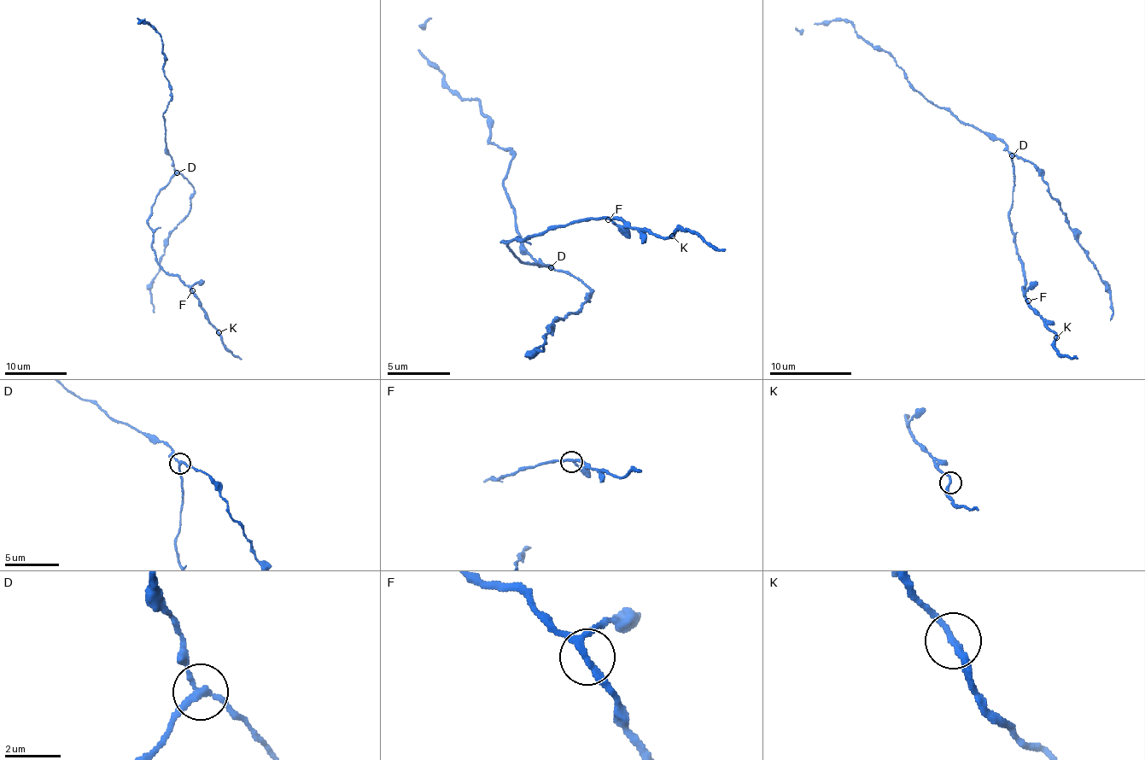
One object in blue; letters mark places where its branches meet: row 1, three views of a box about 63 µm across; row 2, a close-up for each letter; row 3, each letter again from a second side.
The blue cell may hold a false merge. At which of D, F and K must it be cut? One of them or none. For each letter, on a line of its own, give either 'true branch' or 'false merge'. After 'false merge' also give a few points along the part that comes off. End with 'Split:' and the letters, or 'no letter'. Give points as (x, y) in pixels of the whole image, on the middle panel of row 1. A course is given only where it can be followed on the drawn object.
D: false merge; course (550, 266), (521, 243), (504, 192), (511, 154), (493, 144), (480, 102), (420, 49), (430, 17)
F: true branch
K: true branch
Split: D

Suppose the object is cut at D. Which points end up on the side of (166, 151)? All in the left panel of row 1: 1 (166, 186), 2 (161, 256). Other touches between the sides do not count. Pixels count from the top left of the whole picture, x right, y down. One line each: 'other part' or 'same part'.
1: other part
2: same part

